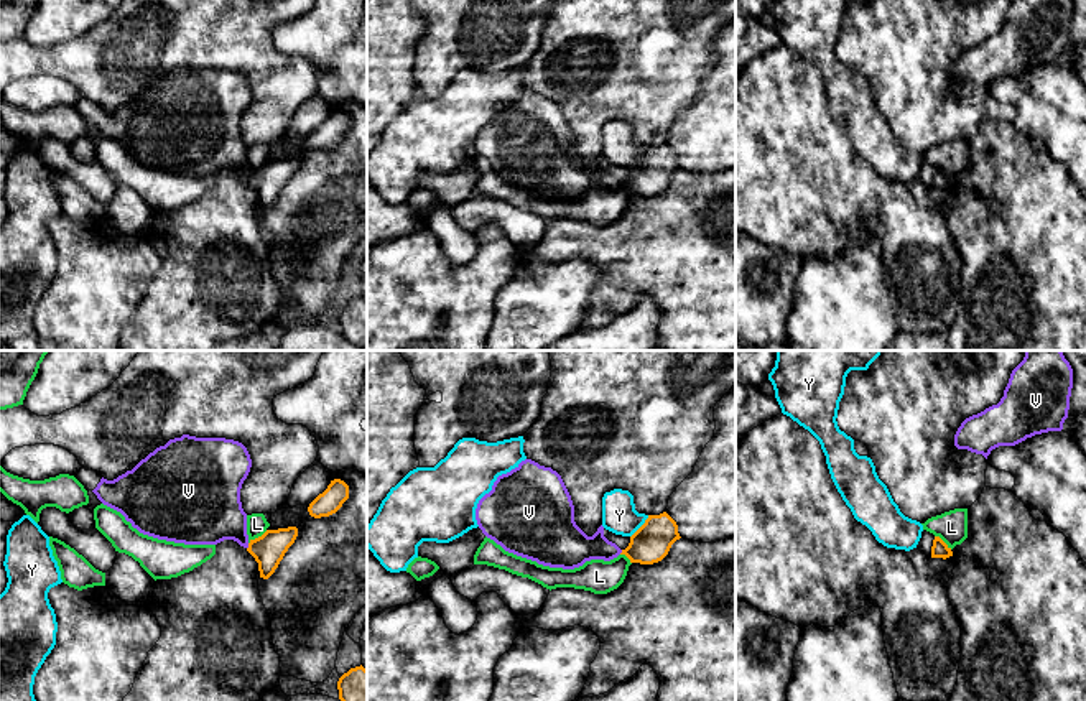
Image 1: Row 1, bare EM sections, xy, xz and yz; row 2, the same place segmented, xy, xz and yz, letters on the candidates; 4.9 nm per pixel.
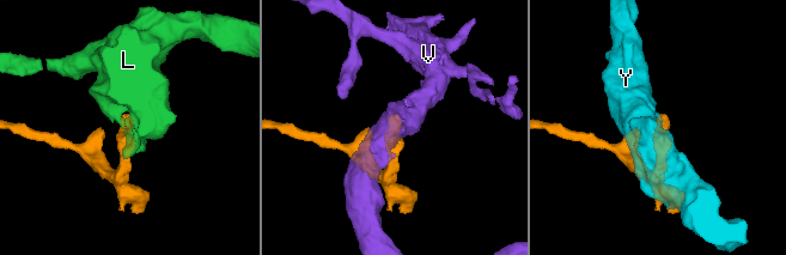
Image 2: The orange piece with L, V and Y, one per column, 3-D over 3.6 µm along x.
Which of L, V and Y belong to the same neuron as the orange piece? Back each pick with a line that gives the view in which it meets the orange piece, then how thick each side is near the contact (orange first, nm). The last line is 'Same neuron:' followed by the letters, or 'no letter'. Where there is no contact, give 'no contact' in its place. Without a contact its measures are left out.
V: xy | 160/300 nm
Same neuron: V

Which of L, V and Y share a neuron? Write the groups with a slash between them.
L / V / Y

